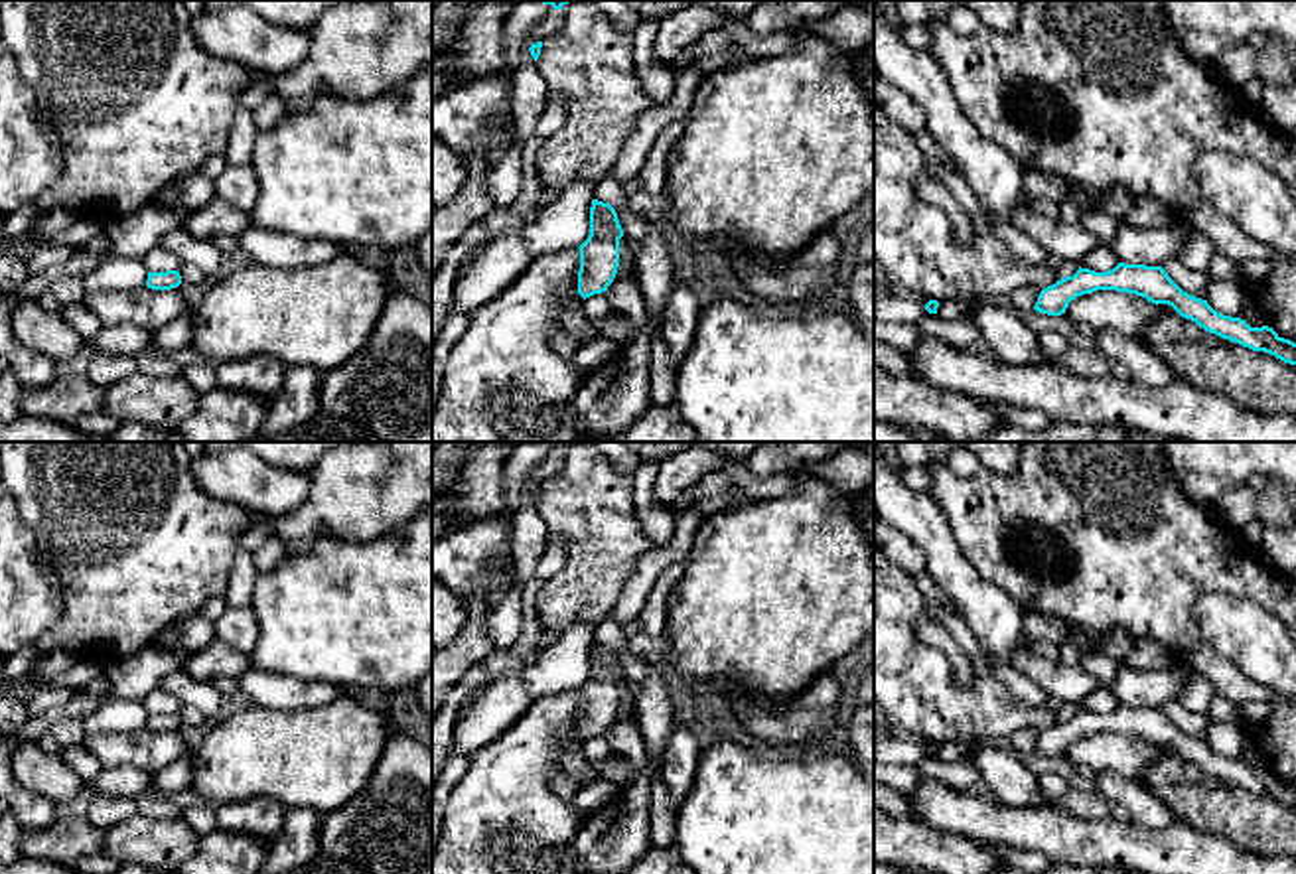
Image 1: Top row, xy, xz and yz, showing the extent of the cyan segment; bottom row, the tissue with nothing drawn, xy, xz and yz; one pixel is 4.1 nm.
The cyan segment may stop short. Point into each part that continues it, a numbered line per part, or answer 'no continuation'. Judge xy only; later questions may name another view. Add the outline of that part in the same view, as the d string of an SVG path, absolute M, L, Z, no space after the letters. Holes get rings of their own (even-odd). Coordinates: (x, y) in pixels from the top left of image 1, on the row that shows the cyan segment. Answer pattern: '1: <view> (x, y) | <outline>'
no continuation

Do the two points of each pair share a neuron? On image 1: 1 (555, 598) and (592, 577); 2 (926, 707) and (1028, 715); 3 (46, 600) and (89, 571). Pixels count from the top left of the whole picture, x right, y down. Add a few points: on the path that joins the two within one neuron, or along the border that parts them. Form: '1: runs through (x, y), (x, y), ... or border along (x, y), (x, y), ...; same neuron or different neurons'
1: runs through (565, 598), (582, 586); same neuron
2: runs through (951, 713), (1003, 715); same neuron
3: border along (40, 549), (62, 598), (48, 634); different neurons

